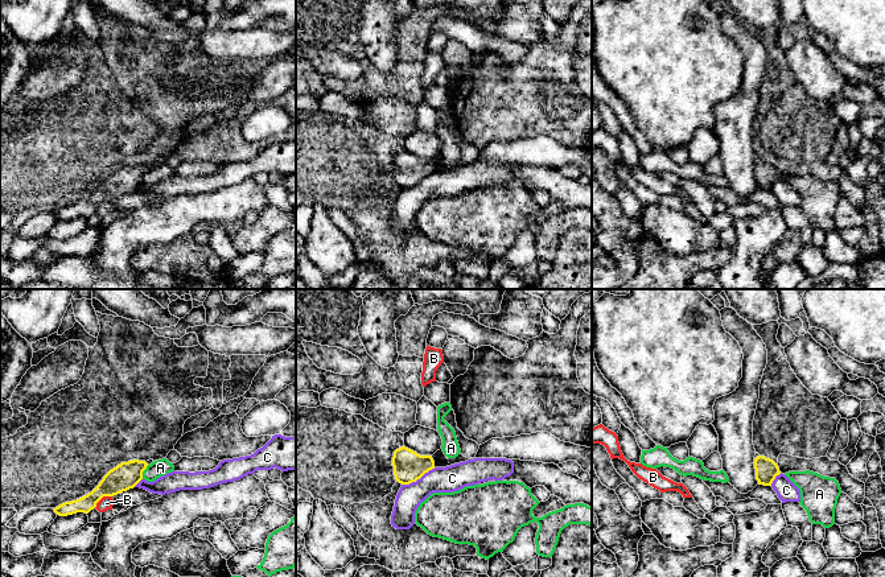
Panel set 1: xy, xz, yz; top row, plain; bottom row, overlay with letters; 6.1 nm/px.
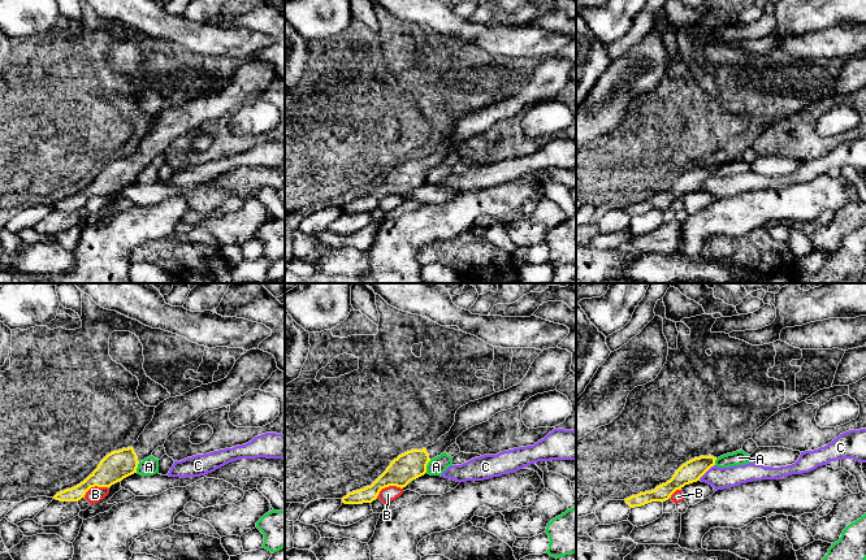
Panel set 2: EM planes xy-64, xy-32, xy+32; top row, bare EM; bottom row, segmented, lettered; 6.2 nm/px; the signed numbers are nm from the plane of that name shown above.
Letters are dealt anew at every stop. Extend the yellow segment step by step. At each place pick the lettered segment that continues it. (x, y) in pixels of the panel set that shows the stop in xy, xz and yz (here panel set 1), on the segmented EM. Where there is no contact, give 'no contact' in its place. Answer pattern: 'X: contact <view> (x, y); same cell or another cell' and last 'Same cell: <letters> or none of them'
A: contact xy (143, 470); another cell
B: contact xy (102, 497); another cell
C: contact xz (418, 478); another cell
Same cell: none of them

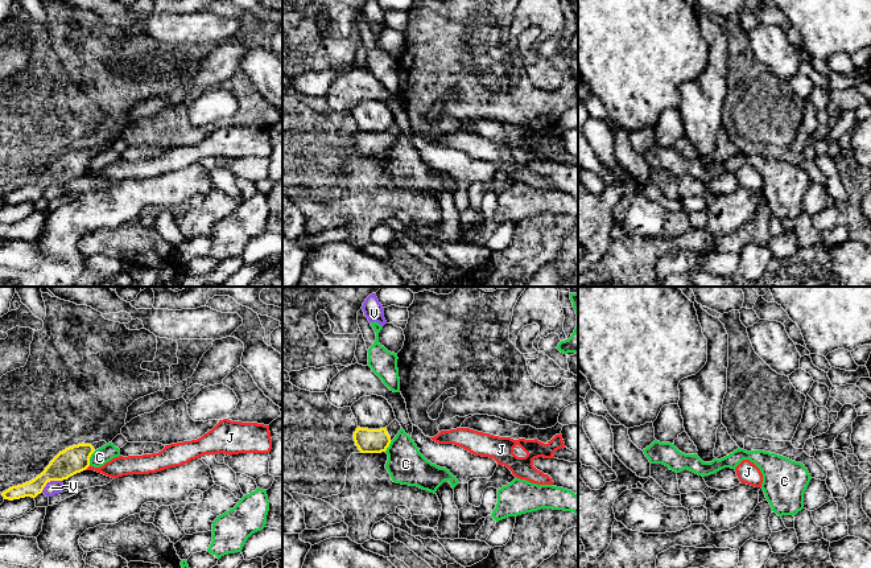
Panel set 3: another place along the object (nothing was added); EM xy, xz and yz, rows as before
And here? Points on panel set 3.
C: contact xy (90, 456); another cell
J: contact xy (87, 466); another cell
V: contact xy (49, 481); another cell
Same cell: none of them

